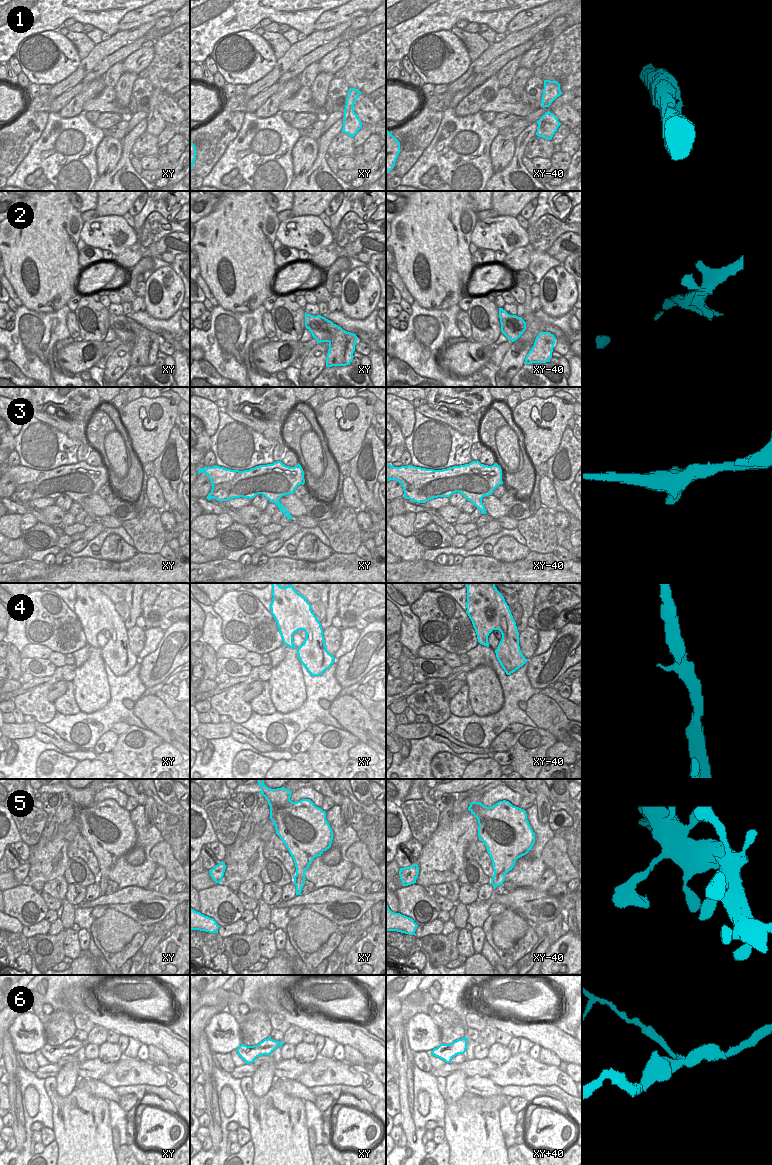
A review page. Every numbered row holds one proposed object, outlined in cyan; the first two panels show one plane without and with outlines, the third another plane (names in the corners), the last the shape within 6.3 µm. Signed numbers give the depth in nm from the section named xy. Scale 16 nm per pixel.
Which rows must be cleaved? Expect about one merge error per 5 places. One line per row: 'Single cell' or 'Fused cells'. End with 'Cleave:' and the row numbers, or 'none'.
1: Single cell
2: Single cell
3: Single cell
4: Single cell
5: Single cell
6: Single cell
Cleave: none.

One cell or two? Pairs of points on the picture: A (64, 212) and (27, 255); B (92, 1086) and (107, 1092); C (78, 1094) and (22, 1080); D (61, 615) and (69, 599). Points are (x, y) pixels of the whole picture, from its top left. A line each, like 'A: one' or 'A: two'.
A: one
B: one
C: two
D: two

